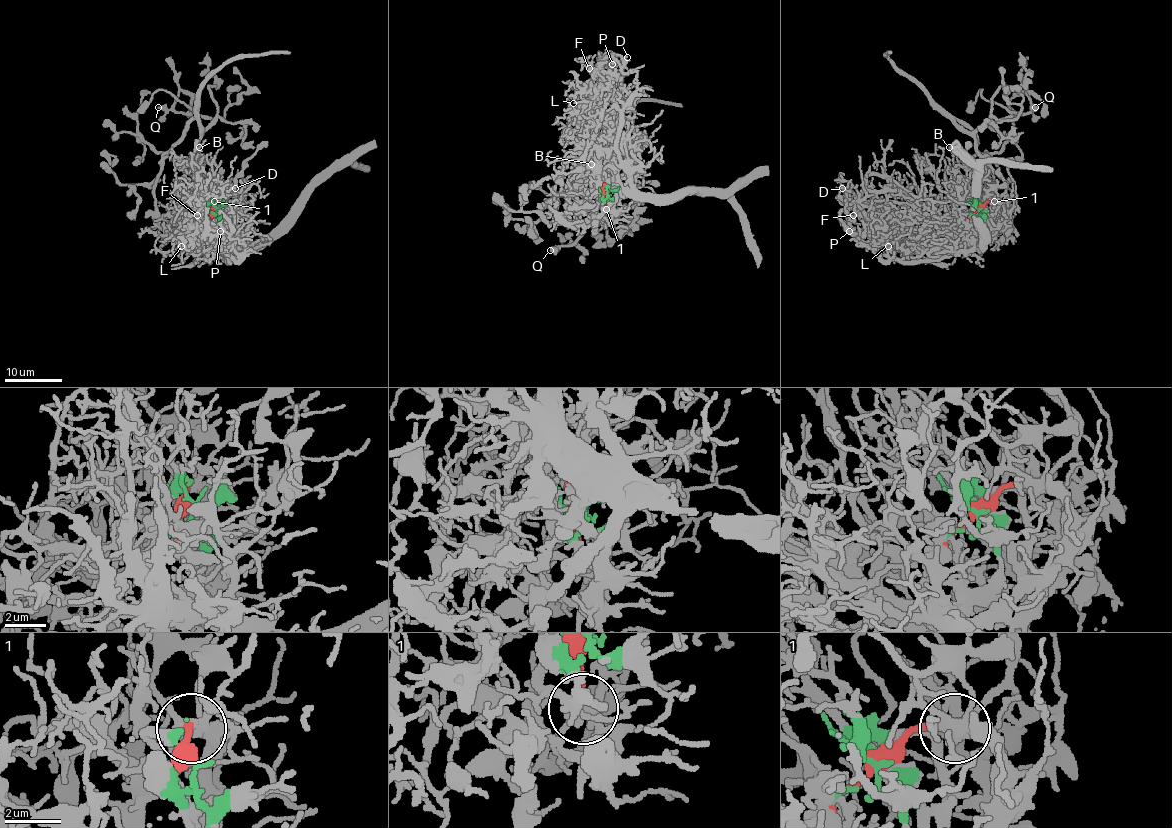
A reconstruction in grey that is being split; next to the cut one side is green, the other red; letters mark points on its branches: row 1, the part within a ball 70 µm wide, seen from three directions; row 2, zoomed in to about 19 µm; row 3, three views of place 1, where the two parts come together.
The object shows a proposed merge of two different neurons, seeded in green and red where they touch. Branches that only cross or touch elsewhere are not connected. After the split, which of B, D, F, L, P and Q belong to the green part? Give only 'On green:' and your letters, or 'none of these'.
On green: B, D, F, L, P

